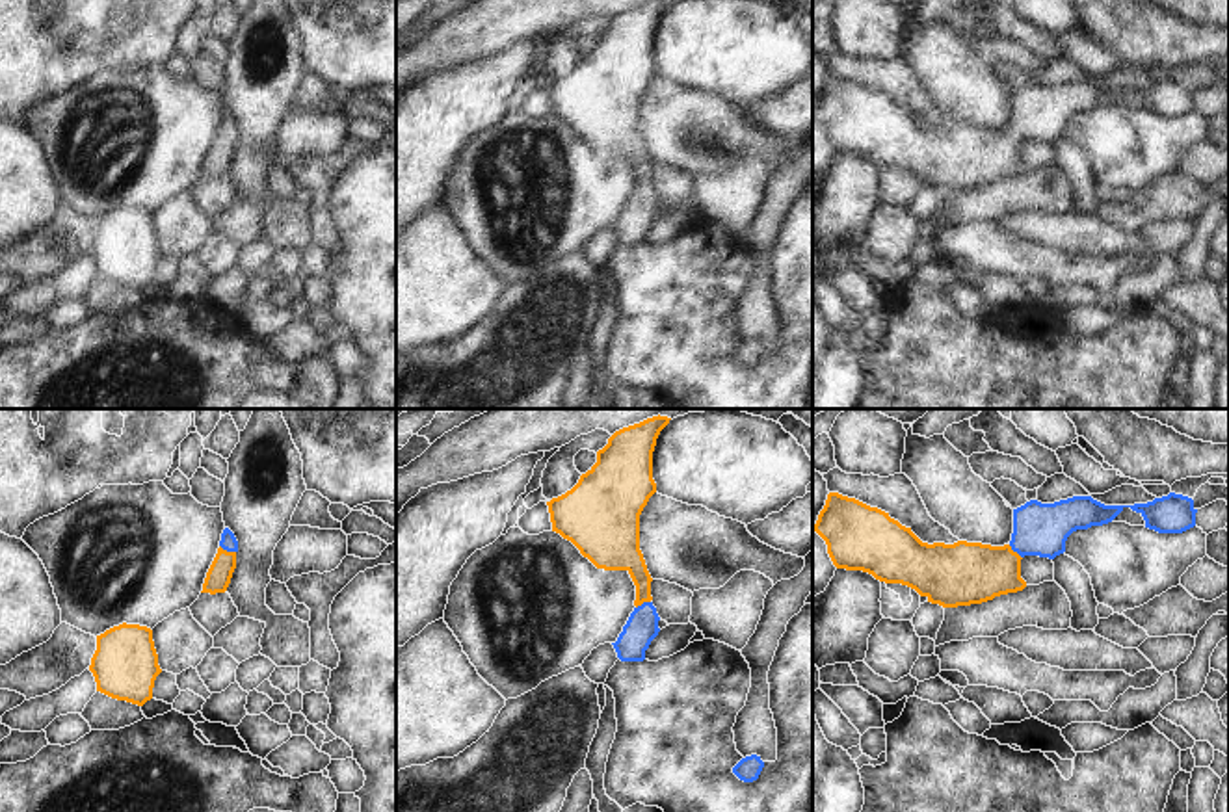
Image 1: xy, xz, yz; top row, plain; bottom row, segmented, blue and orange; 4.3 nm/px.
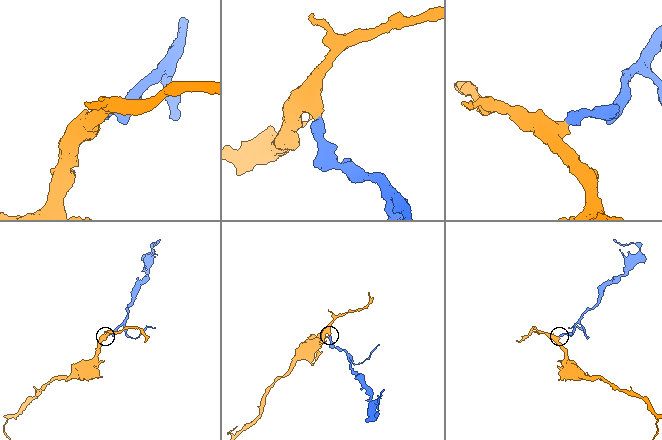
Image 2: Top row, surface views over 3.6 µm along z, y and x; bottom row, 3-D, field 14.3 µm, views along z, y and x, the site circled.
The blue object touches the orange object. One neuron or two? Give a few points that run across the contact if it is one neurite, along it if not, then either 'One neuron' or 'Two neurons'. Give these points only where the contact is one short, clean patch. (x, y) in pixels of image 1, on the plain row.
Line: xy (229, 127), (227, 134), (220, 157). One neuron.

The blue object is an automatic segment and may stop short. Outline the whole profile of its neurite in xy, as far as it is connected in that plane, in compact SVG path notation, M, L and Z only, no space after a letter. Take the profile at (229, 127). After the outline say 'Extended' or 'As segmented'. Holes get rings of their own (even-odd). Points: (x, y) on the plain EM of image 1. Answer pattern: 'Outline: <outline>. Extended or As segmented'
Outline: M225 111L221 117L218 138L206 156L203 175L201 177L225 177L232 156L236 152L236 136L238 136L238 124L234 117Z. Extended.

